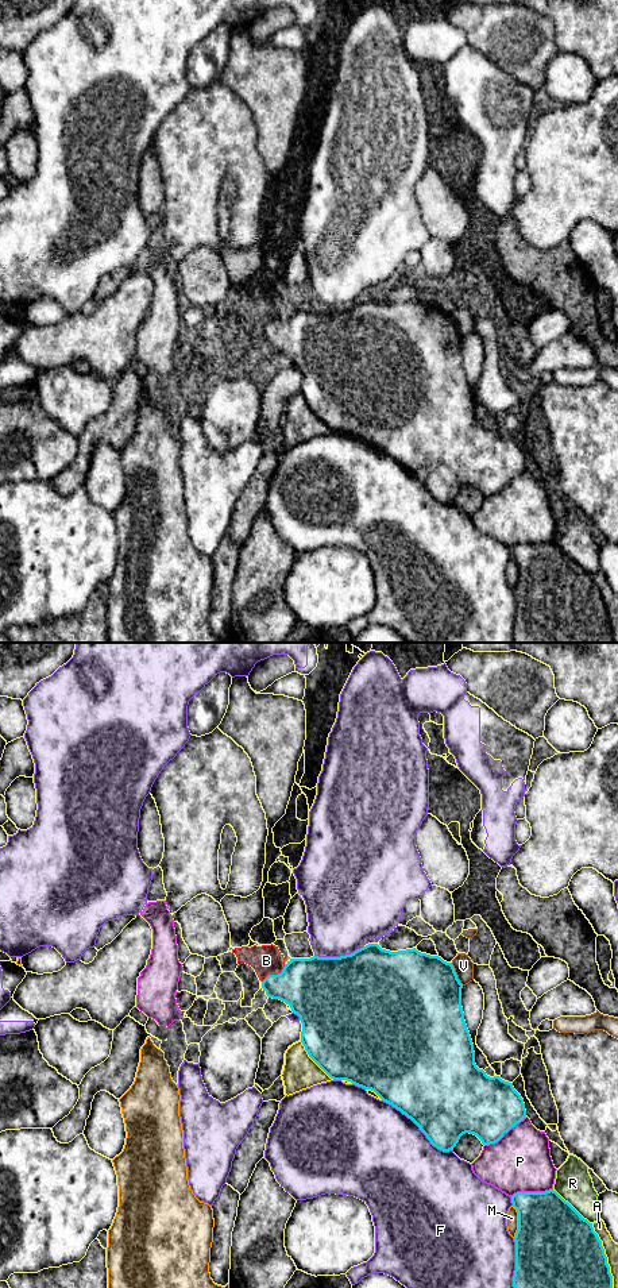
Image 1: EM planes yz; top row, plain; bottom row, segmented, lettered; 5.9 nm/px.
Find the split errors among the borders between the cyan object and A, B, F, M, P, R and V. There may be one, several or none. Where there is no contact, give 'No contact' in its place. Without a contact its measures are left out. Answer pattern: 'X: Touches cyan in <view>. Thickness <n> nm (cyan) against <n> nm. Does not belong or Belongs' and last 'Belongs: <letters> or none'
A: Touches cyan in yz. Thickness 440 nm (cyan) against 80 nm. Does not belong
B: Touches cyan in yz. Thickness 360 nm (cyan) against 180 nm. Belongs
F: Touches cyan in yz. Thickness 500 nm (cyan) against 500 nm. Does not belong
M: Touches cyan in yz. Thickness 460 nm (cyan) against 80 nm. Does not belong
P: Touches cyan in yz. Thickness 360 nm (cyan) against 360 nm. Does not belong
R: Touches cyan in yz. Thickness 460 nm (cyan) against 220 nm. Does not belong
V: Touches cyan in yz. Thickness 500 nm (cyan) against 120 nm. Does not belong
Belongs: B

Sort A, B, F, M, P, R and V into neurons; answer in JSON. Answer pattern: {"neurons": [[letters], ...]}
{"neurons": [["A"], ["B"], ["F"], ["M", "R"], ["P"], ["V"]]}

